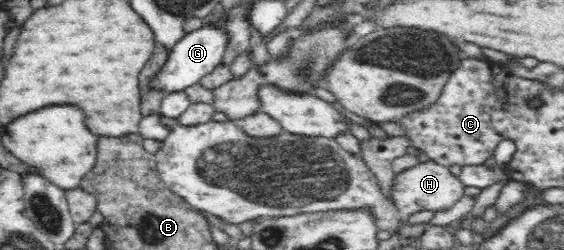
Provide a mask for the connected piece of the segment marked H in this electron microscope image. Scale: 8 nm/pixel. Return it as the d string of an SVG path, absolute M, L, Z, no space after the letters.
M426 161L395 174L391 198L402 214L410 216L424 210L436 212L450 208L464 195L464 187L463 182L448 167L438 162Z

